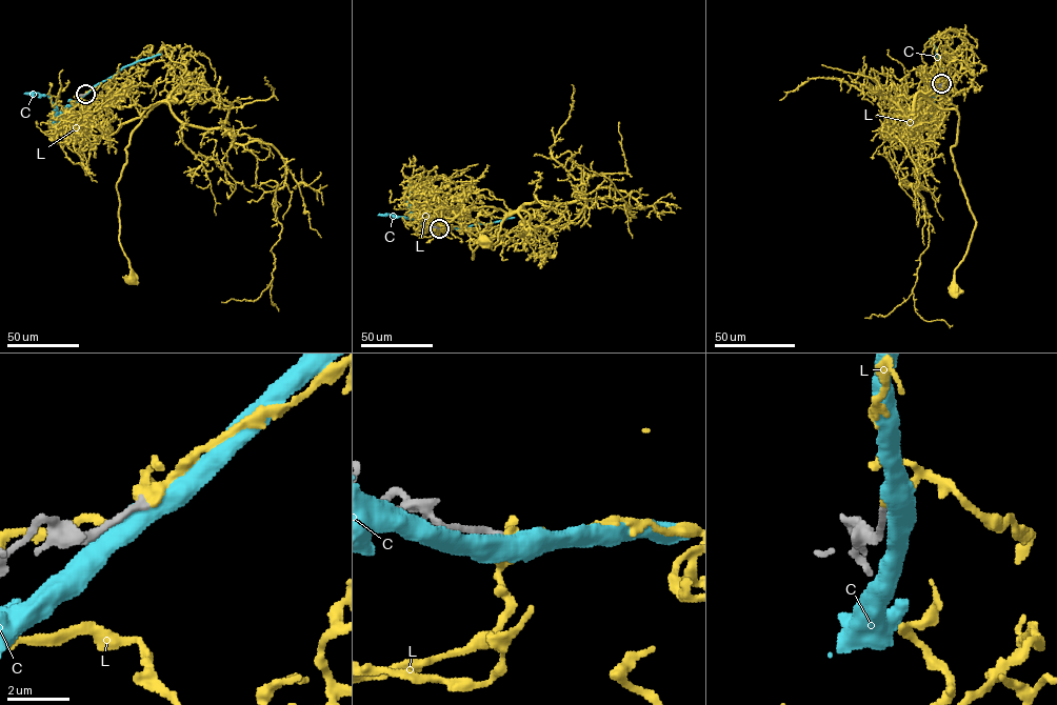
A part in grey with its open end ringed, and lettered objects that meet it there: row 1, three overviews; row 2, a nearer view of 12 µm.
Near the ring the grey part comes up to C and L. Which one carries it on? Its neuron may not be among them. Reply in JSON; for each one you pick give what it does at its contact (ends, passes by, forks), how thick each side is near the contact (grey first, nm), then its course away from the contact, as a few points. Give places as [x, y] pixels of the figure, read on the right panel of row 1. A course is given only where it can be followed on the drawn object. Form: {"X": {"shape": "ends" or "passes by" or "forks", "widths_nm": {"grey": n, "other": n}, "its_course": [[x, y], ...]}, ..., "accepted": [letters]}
{"L": {"shape": "passes by", "widths_nm": {"grey": 240, "other": 380}, "its_course": [[941, 83], [939, 128], [917, 116], [925, 96], [958, 116], [951, 154], [975, 221], [955, 291]]}, "accepted": ["L"]}

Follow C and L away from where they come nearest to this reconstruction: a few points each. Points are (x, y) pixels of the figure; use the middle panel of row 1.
C: (439, 228), (465, 228), (514, 217)
L: (439, 228), (469, 209), (510, 214), (495, 243), (480, 237), (471, 246), (473, 259), (485, 240)

